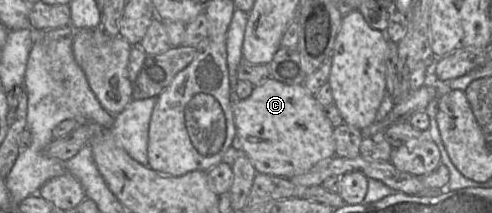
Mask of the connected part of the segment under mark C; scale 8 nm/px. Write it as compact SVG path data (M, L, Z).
M268 78L254 86L251 95L246 99L234 99L232 109L236 126L236 146L248 156L257 173L290 179L308 172L320 161L336 155L334 127L325 116L324 107L303 84L286 85Z

